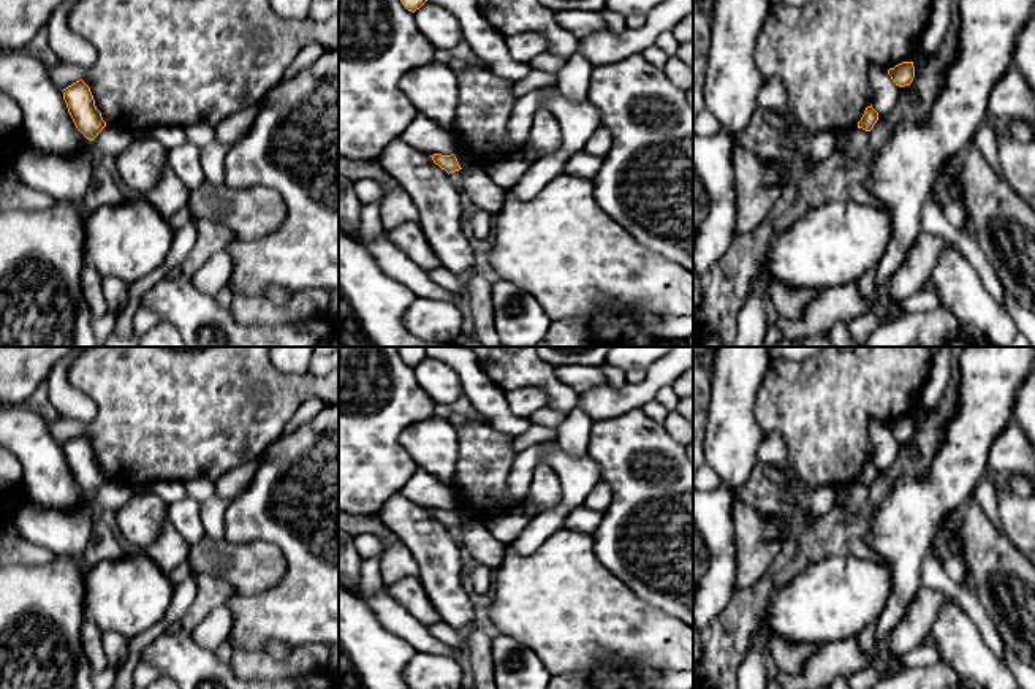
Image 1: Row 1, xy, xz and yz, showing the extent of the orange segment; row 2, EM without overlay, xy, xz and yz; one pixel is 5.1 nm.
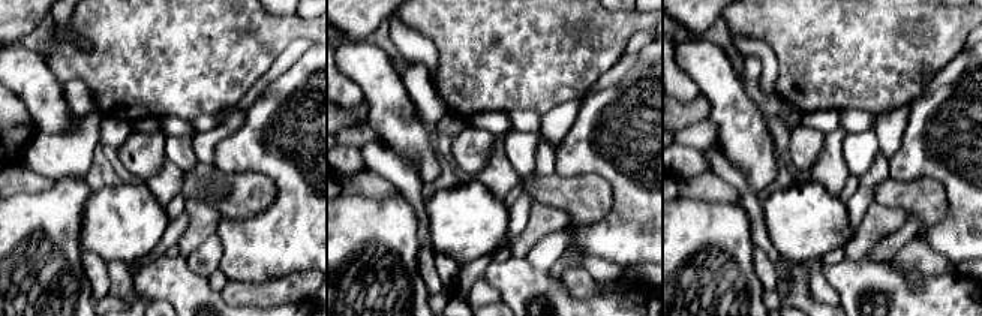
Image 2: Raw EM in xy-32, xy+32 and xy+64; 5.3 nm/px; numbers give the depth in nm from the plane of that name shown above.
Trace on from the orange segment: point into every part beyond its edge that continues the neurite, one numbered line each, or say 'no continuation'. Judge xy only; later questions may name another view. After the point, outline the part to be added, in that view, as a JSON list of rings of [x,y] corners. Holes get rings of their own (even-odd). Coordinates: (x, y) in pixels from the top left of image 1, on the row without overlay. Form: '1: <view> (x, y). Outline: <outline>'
no continuation

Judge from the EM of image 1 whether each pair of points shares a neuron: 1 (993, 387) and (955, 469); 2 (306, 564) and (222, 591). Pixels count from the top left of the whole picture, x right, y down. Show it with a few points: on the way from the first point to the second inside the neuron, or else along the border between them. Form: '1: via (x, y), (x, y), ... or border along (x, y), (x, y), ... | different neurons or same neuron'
1: via (985, 407), (967, 437), (966, 449) | same neuron
2: border along (235, 593), (225, 604) | different neurons

